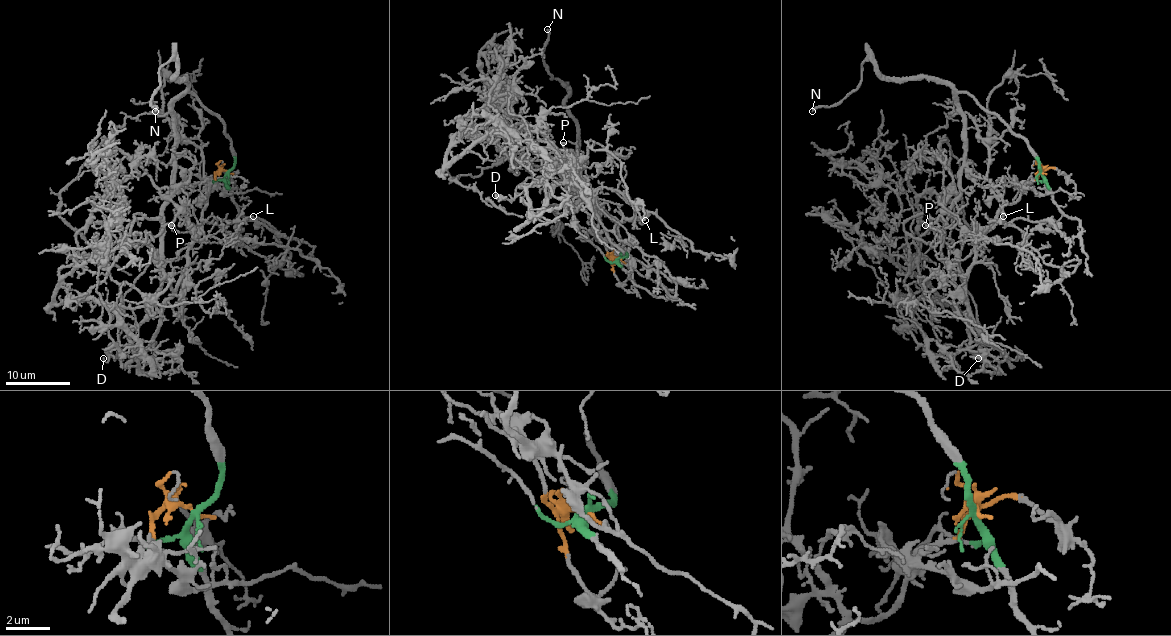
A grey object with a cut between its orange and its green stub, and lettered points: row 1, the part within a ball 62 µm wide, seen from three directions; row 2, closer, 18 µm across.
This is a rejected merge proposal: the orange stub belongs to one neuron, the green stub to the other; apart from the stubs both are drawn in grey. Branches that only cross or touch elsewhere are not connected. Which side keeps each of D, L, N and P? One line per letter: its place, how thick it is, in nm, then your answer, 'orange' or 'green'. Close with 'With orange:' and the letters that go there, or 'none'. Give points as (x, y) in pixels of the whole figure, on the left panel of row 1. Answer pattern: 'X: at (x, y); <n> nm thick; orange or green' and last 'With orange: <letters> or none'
D: at (103, 358); 120 nm thick; orange
L: at (253, 216); 110 nm thick; orange
N: at (155, 111); 200 nm thick; green
P: at (171, 225); 160 nm thick; orange
With orange: D, L, P

